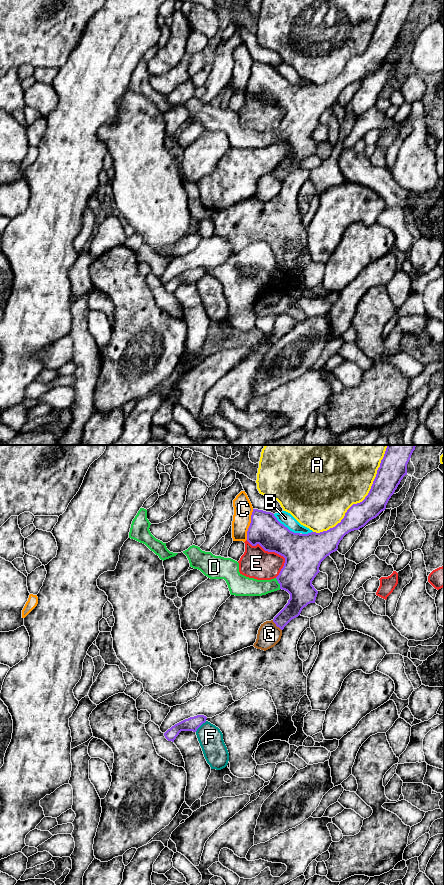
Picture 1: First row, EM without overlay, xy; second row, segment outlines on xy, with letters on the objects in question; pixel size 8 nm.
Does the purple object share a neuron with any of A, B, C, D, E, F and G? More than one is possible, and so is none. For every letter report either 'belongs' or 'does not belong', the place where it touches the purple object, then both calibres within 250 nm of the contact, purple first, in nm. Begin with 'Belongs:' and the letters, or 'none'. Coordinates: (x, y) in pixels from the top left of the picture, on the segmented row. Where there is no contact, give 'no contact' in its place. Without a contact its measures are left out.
Belongs: D
A: does not belong; meets purple in xy at (364, 499); 200 nm thick on the purple side, 480 nm on the other
B: does not belong; meets purple in xy at (286, 527); 320 nm thick on the purple side, 110 nm on the other
C: does not belong; meets purple in xy at (250, 524); 260 nm thick on the purple side, 150 nm on the other
D: belongs; meets purple in xy at (278, 582); 280 nm thick on the purple side, 140 nm on the other
E: does not belong; meets purple in xy at (275, 552); 320 nm thick on the purple side, 240 nm on the other
F: does not belong; meets purple in xy at (200, 725); 110 nm thick on the purple side, 200 nm on the other
G: does not belong; meets purple in xy at (276, 625); 140 nm thick on the purple side, 180 nm on the other

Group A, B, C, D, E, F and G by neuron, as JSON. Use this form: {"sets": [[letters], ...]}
{"sets": [["A"], ["B"], ["C"], ["D"], ["E"], ["F"], ["G"]]}

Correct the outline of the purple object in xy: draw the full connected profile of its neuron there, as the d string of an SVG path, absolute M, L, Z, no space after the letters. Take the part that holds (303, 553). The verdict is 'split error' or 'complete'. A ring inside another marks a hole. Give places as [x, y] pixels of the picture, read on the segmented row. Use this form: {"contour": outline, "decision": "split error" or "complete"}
{"contour": "M387 445L380 467L371 489L365 499L353 504L345 513L344 518L335 527L320 533L308 534L294 533L281 524L271 512L253 509L251 523L247 531L247 541L256 546L259 544L265 551L275 552L285 558L285 563L279 575L271 580L257 580L242 575L239 572L239 563L231 558L215 556L211 552L205 552L200 547L192 545L183 553L187 556L190 567L200 570L210 579L224 579L231 595L235 596L262 596L268 593L285 590L290 594L290 599L285 607L274 617L273 622L281 630L294 618L298 617L304 607L315 603L318 591L312 585L312 581L320 572L321 562L331 553L337 551L343 537L351 531L359 530L370 520L376 518L386 509L386 505L407 475L407 464L416 445Z", "decision": "split error"}

